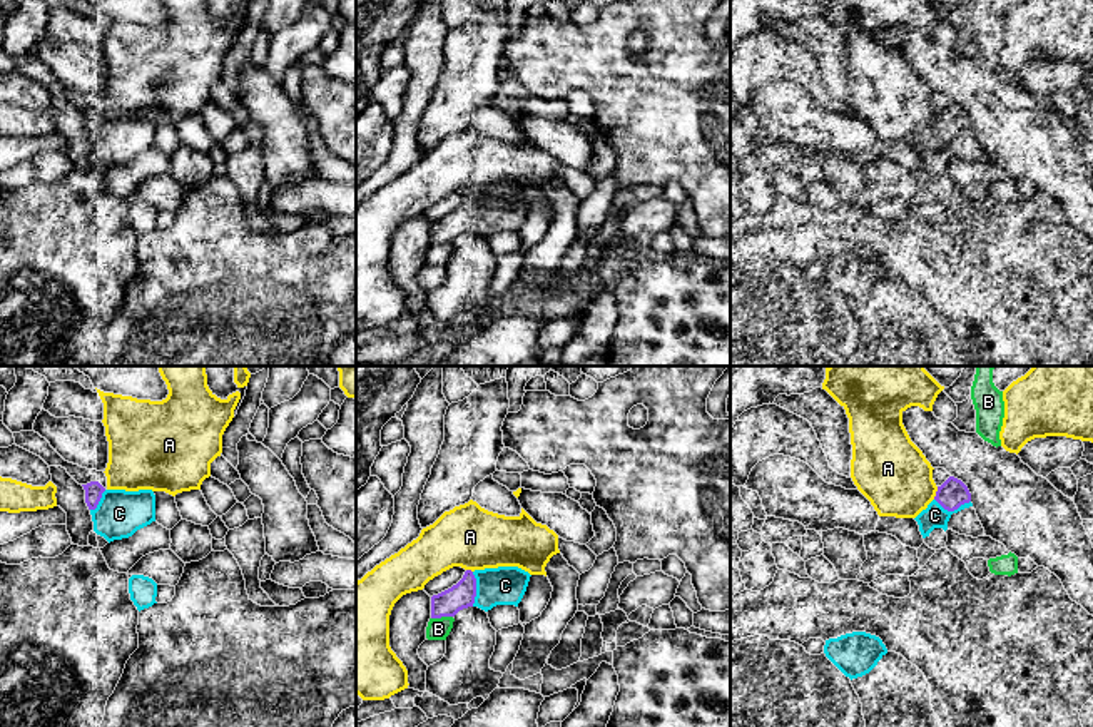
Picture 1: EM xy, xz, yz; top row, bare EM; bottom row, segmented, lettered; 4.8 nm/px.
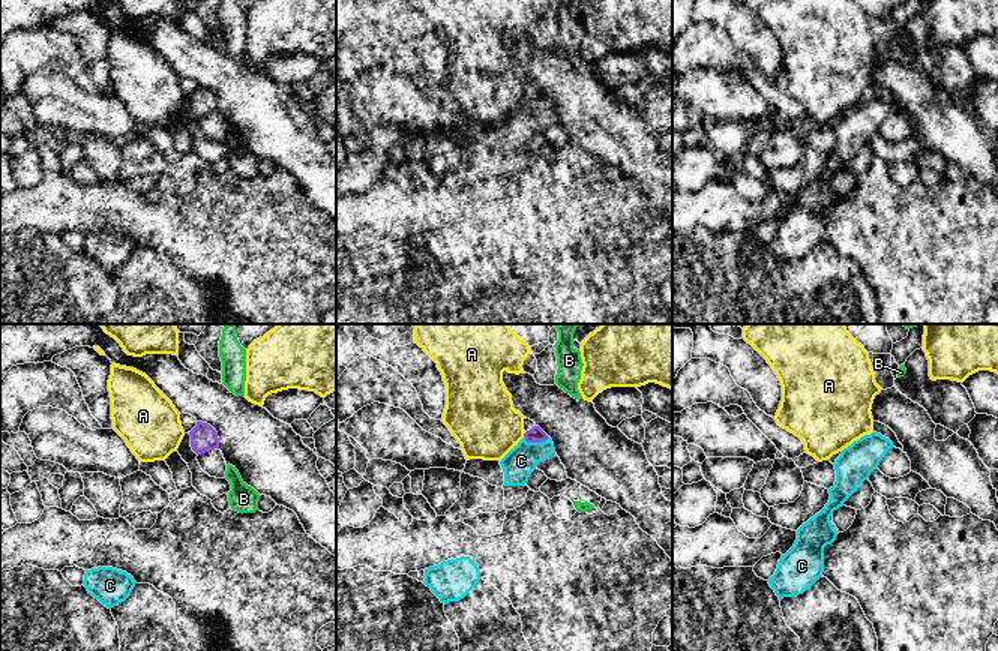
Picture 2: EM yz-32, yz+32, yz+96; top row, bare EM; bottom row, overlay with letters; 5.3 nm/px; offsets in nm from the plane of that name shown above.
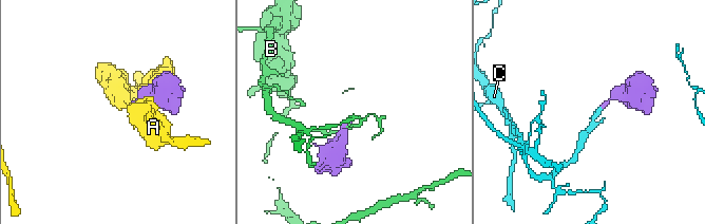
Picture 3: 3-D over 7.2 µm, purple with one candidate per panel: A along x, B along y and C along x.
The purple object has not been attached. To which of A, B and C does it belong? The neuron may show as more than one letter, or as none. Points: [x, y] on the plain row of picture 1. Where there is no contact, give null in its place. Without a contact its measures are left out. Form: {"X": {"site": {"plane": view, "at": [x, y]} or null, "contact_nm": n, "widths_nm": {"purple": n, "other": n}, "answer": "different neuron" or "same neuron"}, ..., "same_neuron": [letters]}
{"A": {"site": {"plane": "yz", "at": [936, 119]}, "contact_nm": 70, "widths_nm": {"purple": 140, "other": 360}, "answer": "different neuron"}, "B": {"site": {"plane": "xz", "at": [442, 241]}, "contact_nm": 110, "widths_nm": {"purple": 130, "other": 110}, "answer": "different neuron"}, "C": {"site": {"plane": "yz", "at": [953, 136]}, "contact_nm": 180, "widths_nm": {"purple": 140, "other": 110}, "answer": "same neuron"}, "same_neuron": ["C"]}

